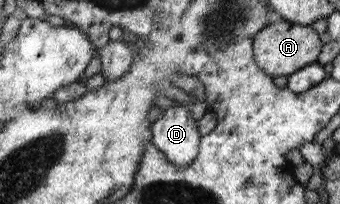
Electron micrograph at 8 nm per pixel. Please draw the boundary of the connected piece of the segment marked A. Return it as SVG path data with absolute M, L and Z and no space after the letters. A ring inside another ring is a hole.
M283 18L271 22L252 37L252 48L256 65L267 76L289 76L300 69L318 62L317 57L324 45L319 40L319 32L308 25L288 22Z

